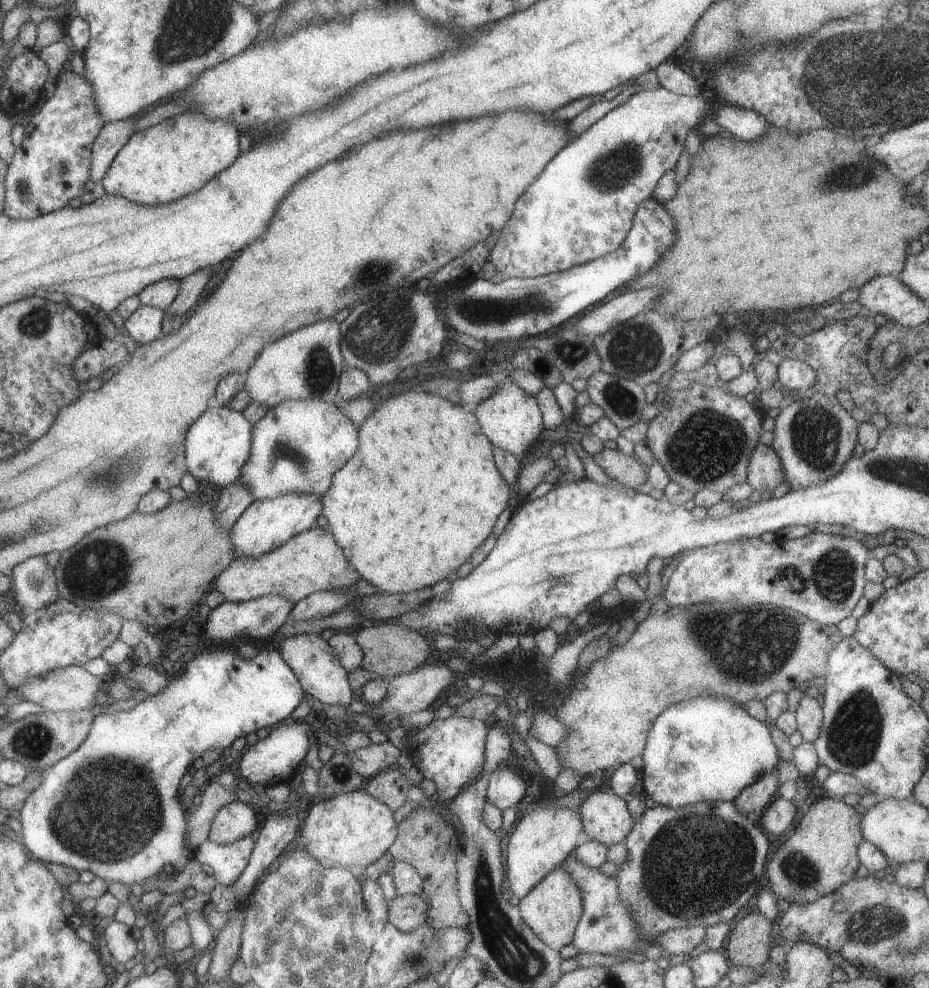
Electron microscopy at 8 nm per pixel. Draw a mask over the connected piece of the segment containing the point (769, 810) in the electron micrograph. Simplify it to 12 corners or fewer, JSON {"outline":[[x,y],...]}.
{"outline":[[776,796],[759,815],[758,824],[770,839],[793,822],[790,801]]}

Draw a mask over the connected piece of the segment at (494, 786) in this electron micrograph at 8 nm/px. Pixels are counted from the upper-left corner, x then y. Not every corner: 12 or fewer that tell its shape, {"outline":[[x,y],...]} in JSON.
{"outline":[[500,763],[487,777],[486,802],[515,807],[526,784],[518,770]]}

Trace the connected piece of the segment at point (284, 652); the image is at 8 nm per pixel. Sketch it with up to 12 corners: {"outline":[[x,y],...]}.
{"outline":[[319,634],[284,637],[278,654],[304,693],[349,706],[348,672]]}

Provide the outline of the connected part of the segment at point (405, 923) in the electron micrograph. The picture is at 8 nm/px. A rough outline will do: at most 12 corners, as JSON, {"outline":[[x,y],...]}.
{"outline":[[396,895],[387,904],[387,922],[399,932],[428,923],[419,895]]}

